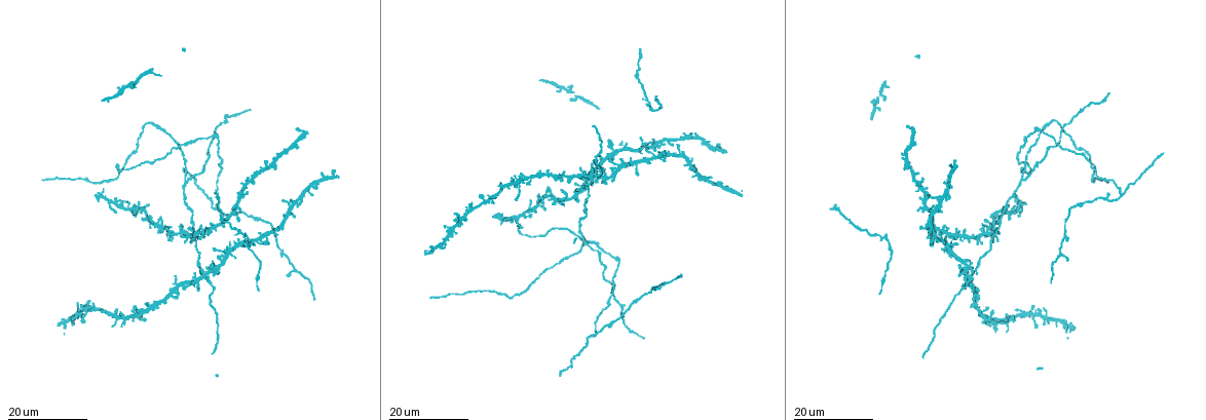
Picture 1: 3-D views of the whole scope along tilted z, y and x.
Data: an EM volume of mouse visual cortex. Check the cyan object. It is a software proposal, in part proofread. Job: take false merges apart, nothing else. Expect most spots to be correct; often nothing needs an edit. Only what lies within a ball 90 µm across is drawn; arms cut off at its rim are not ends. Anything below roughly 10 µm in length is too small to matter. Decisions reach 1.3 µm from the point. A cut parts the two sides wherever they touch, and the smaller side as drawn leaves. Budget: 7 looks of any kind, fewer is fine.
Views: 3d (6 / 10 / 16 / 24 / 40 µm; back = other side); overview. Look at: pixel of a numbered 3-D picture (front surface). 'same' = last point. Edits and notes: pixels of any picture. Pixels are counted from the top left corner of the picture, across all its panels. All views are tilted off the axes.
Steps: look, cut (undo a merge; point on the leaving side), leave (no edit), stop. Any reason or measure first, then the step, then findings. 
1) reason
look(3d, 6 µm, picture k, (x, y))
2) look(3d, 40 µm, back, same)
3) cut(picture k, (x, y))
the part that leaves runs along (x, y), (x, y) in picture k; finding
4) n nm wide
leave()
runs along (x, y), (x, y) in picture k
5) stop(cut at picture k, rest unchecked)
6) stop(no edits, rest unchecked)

looks like a crossing
look(3d, 24 µm, picture 1, (257, 240))

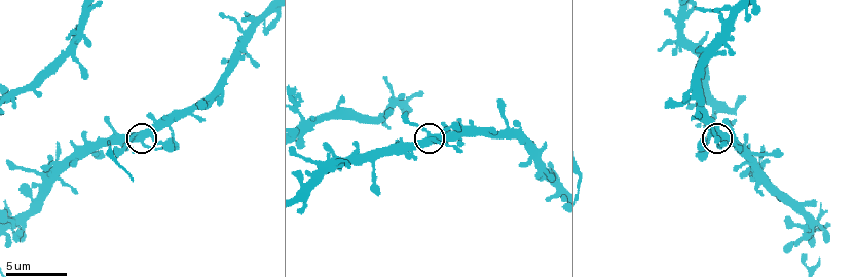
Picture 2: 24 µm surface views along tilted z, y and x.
look(3d, 10 µm, picture 2, (141, 133))

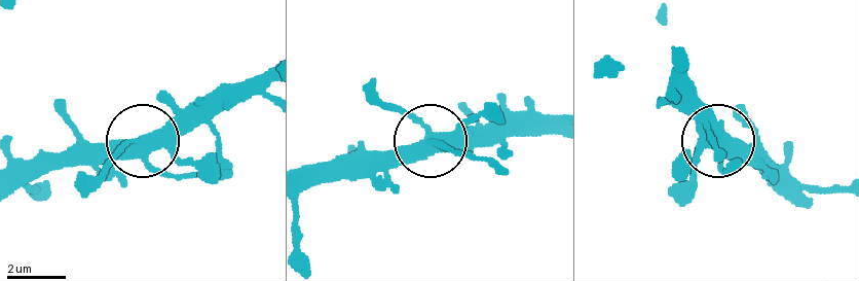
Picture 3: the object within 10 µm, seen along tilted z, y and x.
side arm 32 µm
leave()
runs along (17, 187), (57, 166), (94, 165), (147, 140), (210, 125) in picture 3; one neuron here

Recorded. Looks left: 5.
four or more arms meet
look(3d, 24 µm, picture 1, (593, 181))

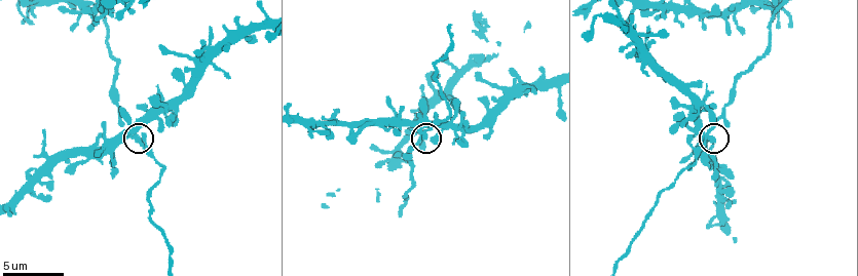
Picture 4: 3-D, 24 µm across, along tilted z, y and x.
look(3d, 6 µm, picture 4, (708, 135))

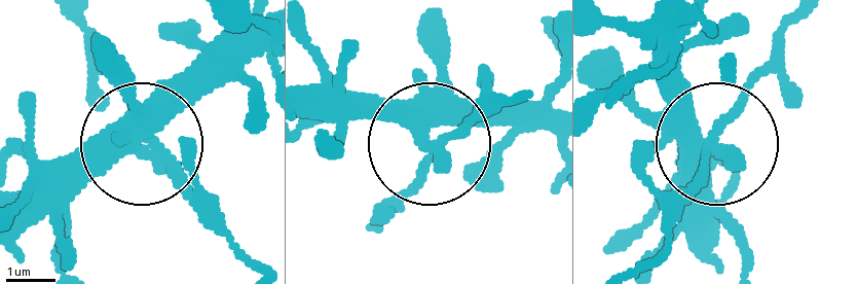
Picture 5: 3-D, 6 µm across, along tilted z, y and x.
look(3d, 6 µm, back, picture 5, (714, 150))

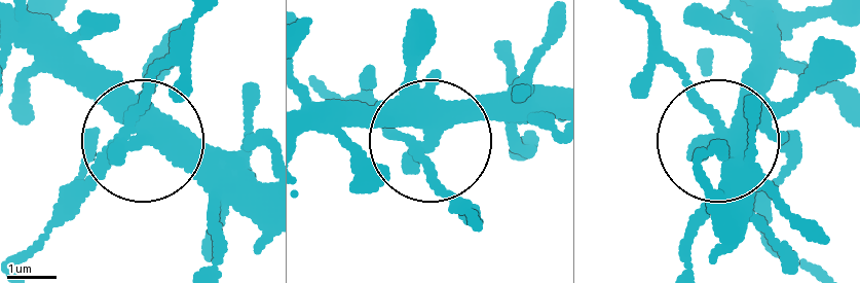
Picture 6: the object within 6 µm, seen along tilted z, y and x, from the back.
4 arms
leave()
runs along (644, 14), (653, 50), (758, 207) in picture 6; all the same neuron

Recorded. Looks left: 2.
a fork
look(3d, 24 µm, picture 1, (1021, 179))

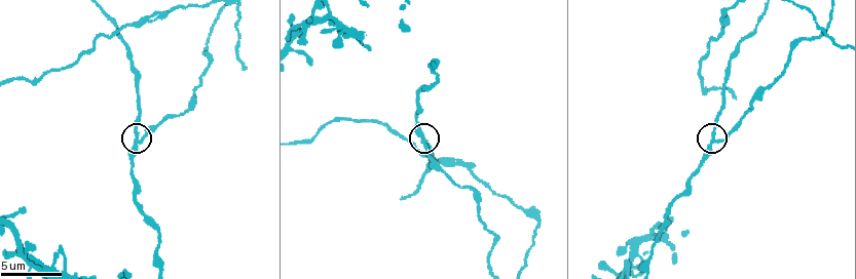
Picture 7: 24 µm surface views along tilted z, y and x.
closer look
look(3d, 6 µm, picture 7, (136, 139))

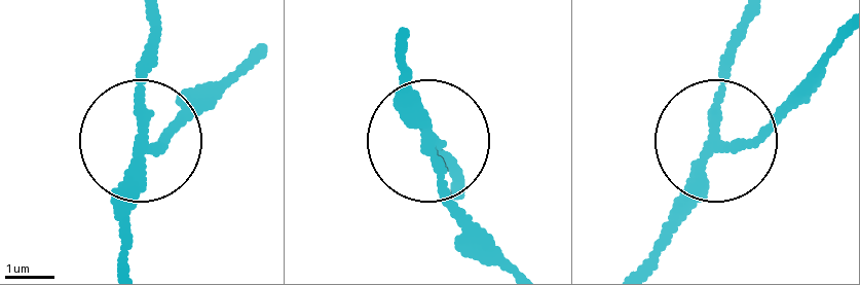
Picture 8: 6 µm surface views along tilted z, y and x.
210 nm wide
leave()
runs along (406, 40), (443, 200), (505, 260) in picture 8; all the same neuron

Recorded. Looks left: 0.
stop(no edits, rest unchecked)

